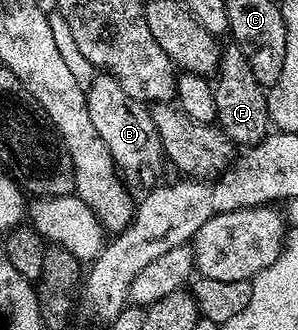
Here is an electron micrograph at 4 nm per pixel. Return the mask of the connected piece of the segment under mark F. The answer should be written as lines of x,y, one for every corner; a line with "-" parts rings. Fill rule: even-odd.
233,41
227,42
219,54
218,71
215,76
216,124
228,135
231,142
242,149
258,145
270,131
270,113
267,111
267,90
254,76
244,53

